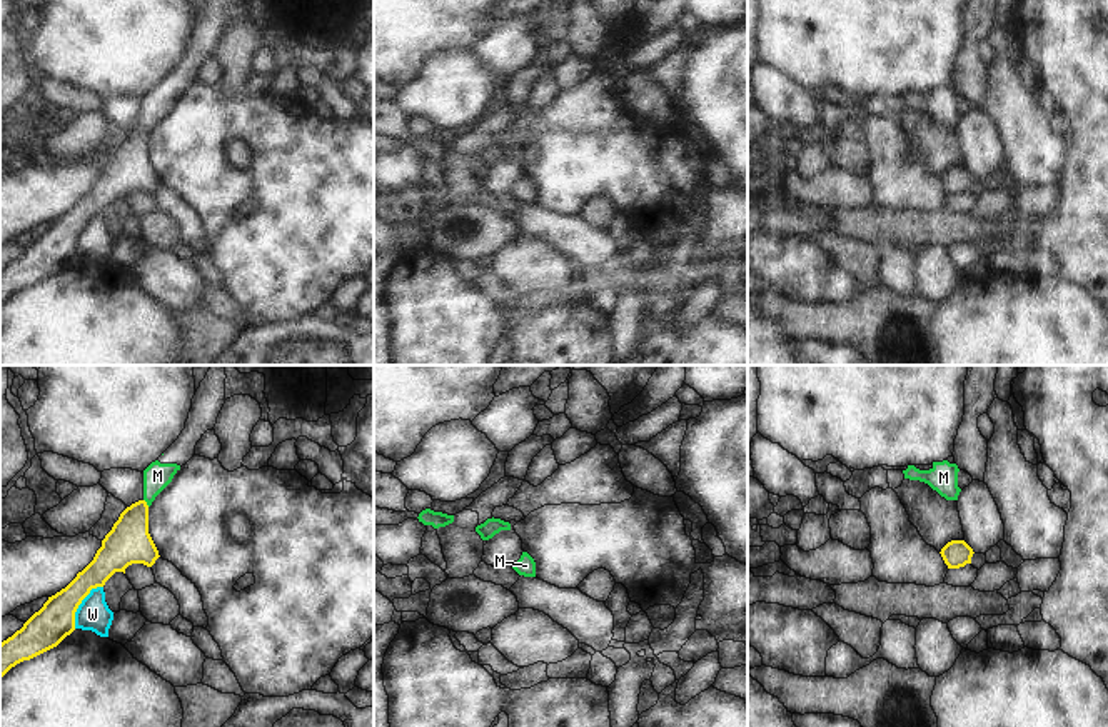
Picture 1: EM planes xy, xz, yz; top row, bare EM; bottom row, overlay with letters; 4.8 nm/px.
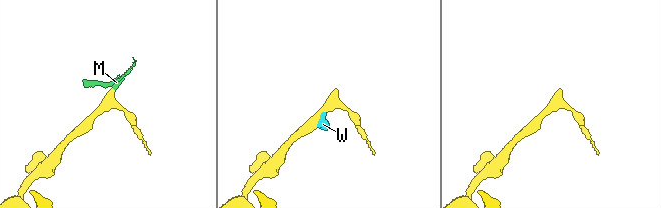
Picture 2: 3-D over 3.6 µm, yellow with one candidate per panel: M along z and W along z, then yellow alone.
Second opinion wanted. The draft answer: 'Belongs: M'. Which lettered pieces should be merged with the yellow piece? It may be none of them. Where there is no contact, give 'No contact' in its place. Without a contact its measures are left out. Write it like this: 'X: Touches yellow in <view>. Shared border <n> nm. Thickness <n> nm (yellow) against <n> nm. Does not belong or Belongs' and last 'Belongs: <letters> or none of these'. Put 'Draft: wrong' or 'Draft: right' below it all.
M: Touches yellow in xy. Shared border 50 nm. Thickness 220 nm (yellow) against 130 nm. Belongs
W: Touches yellow in xy. Shared border 240 nm. Thickness 190 nm (yellow) against 160 nm. Does not belong
Belongs: M
Draft: right

